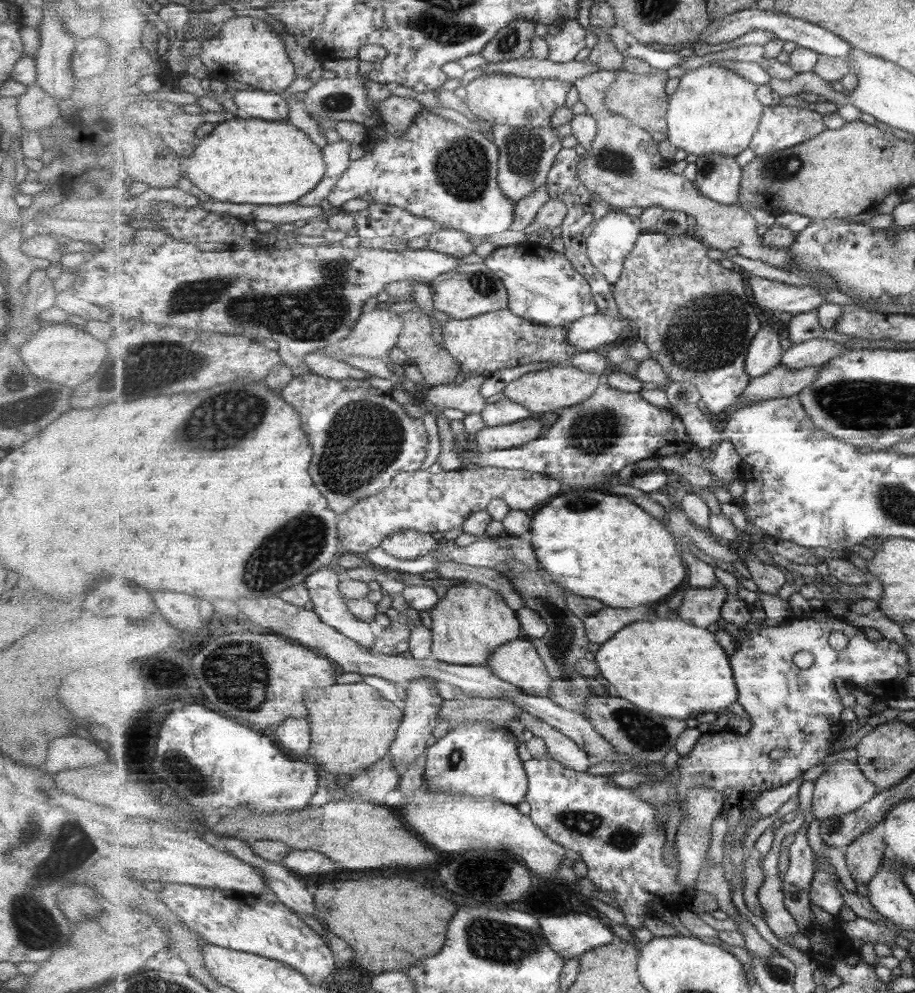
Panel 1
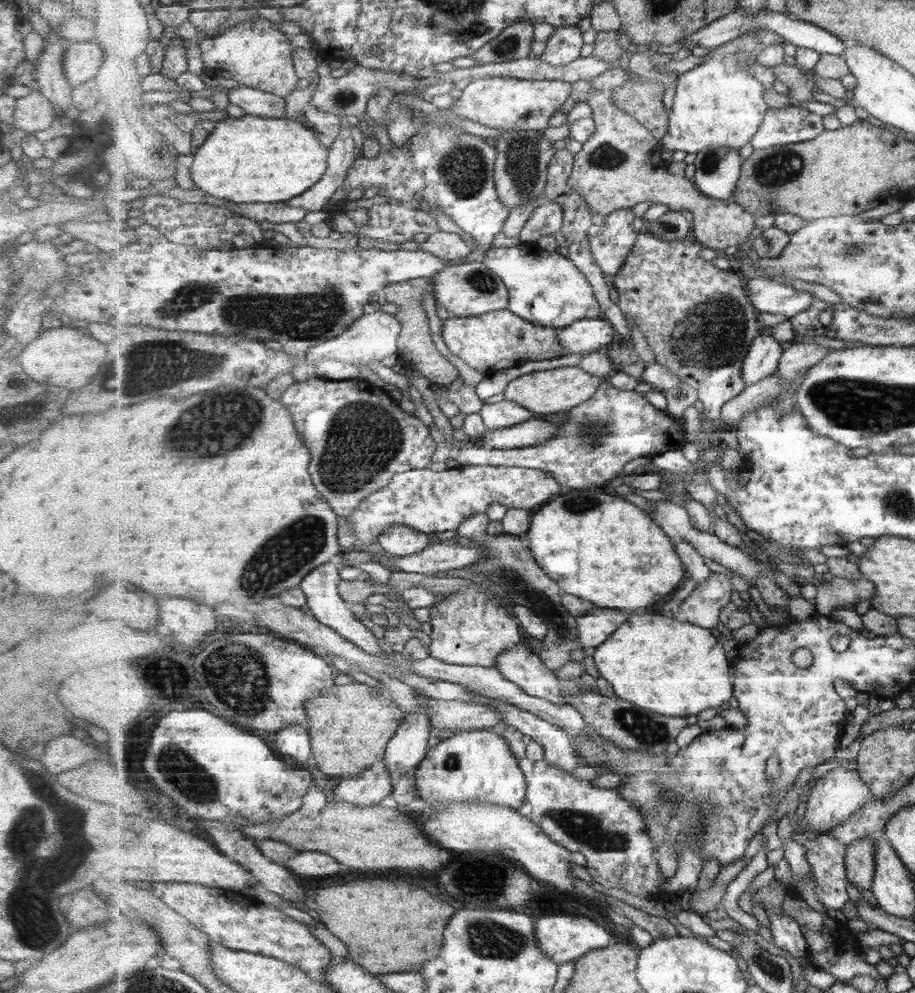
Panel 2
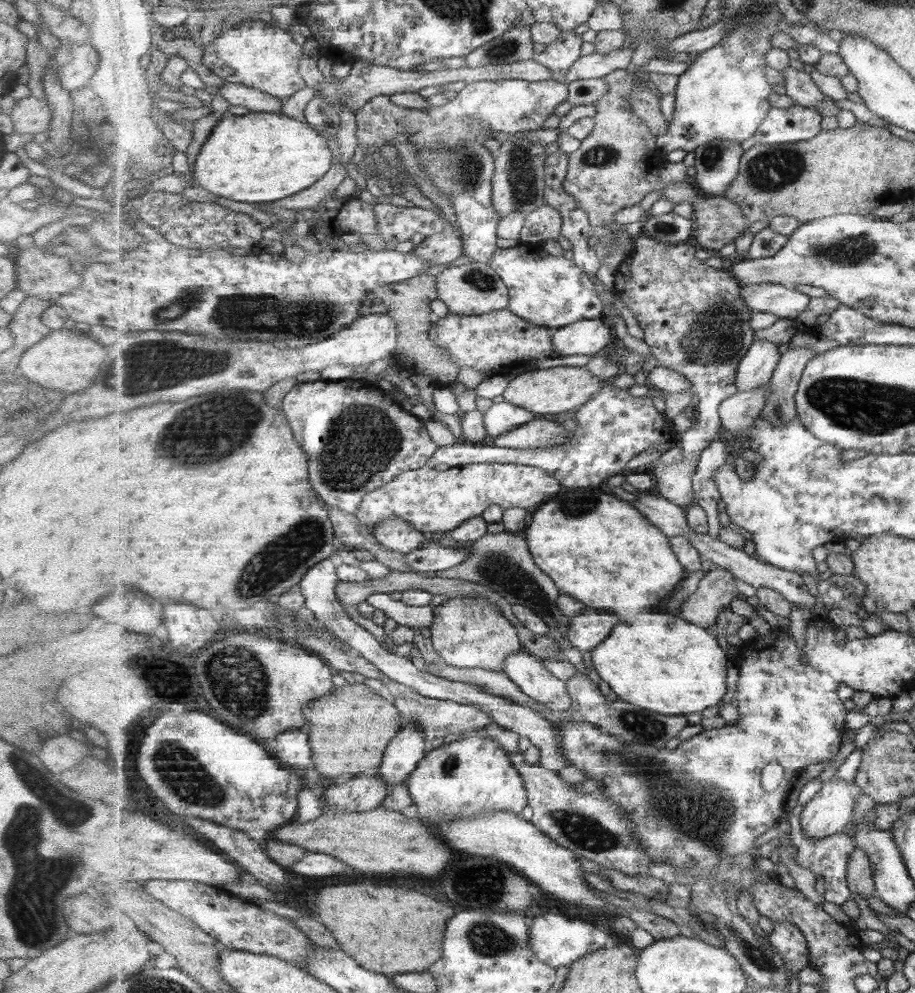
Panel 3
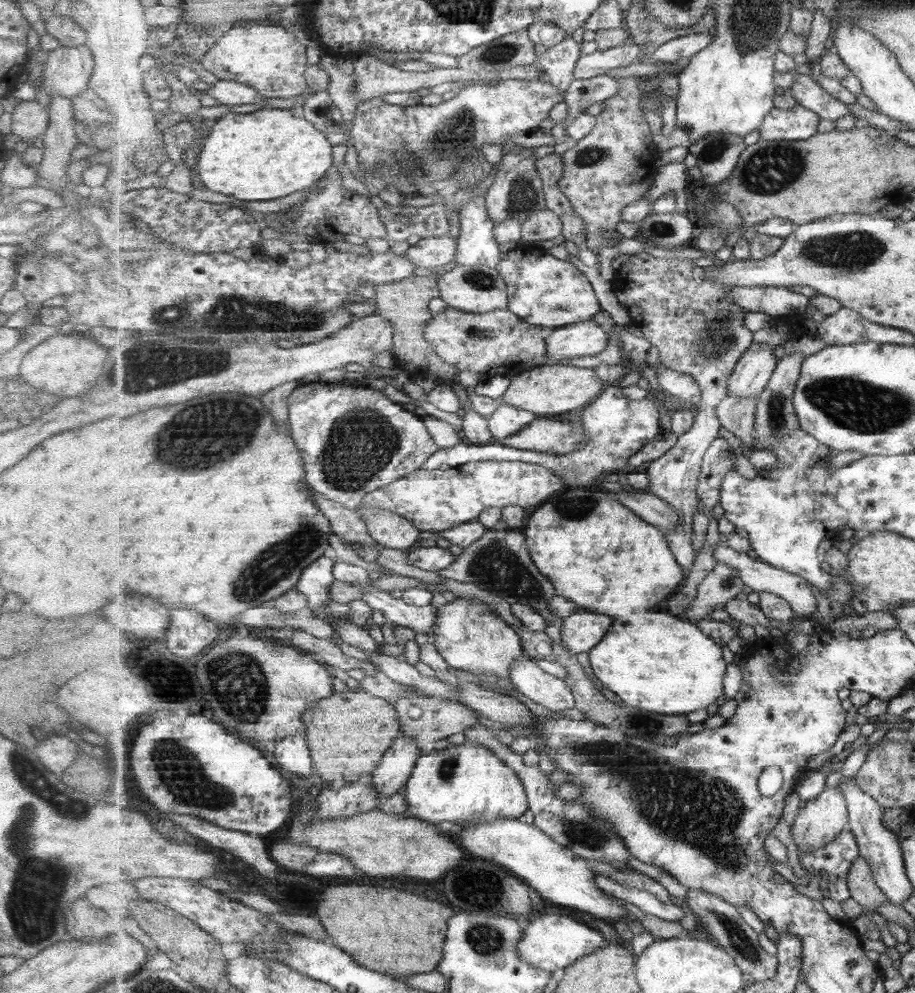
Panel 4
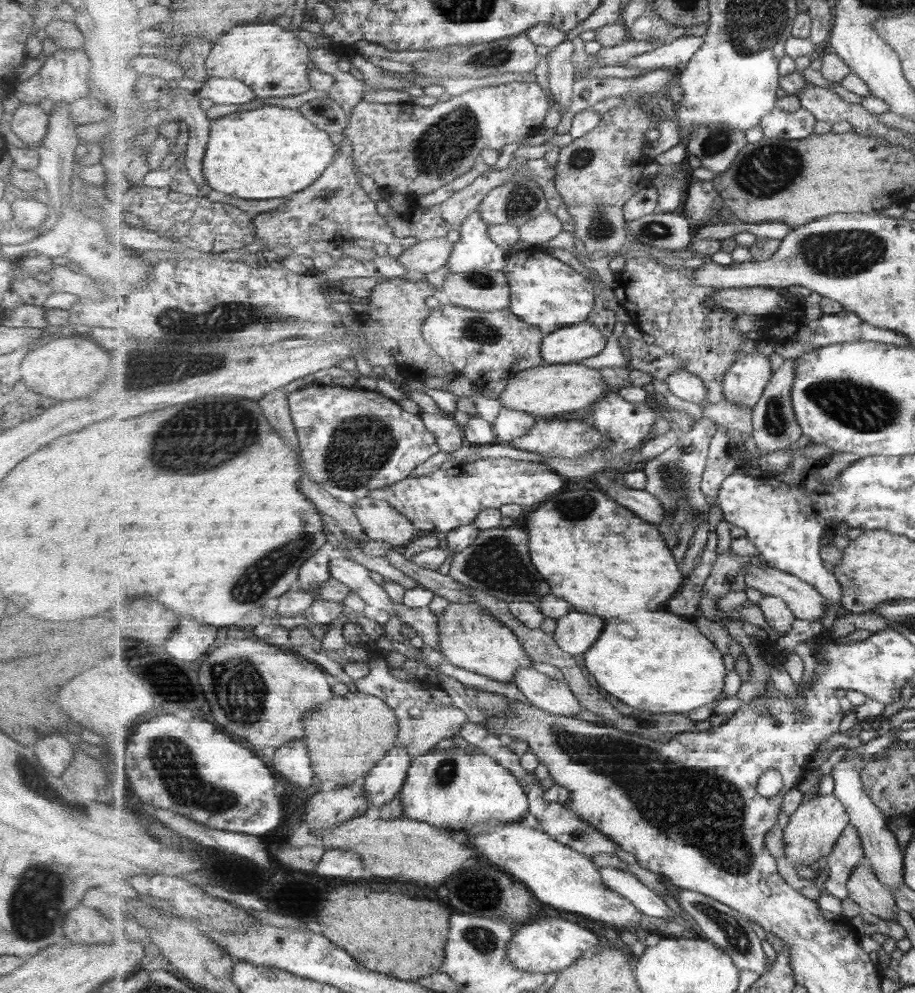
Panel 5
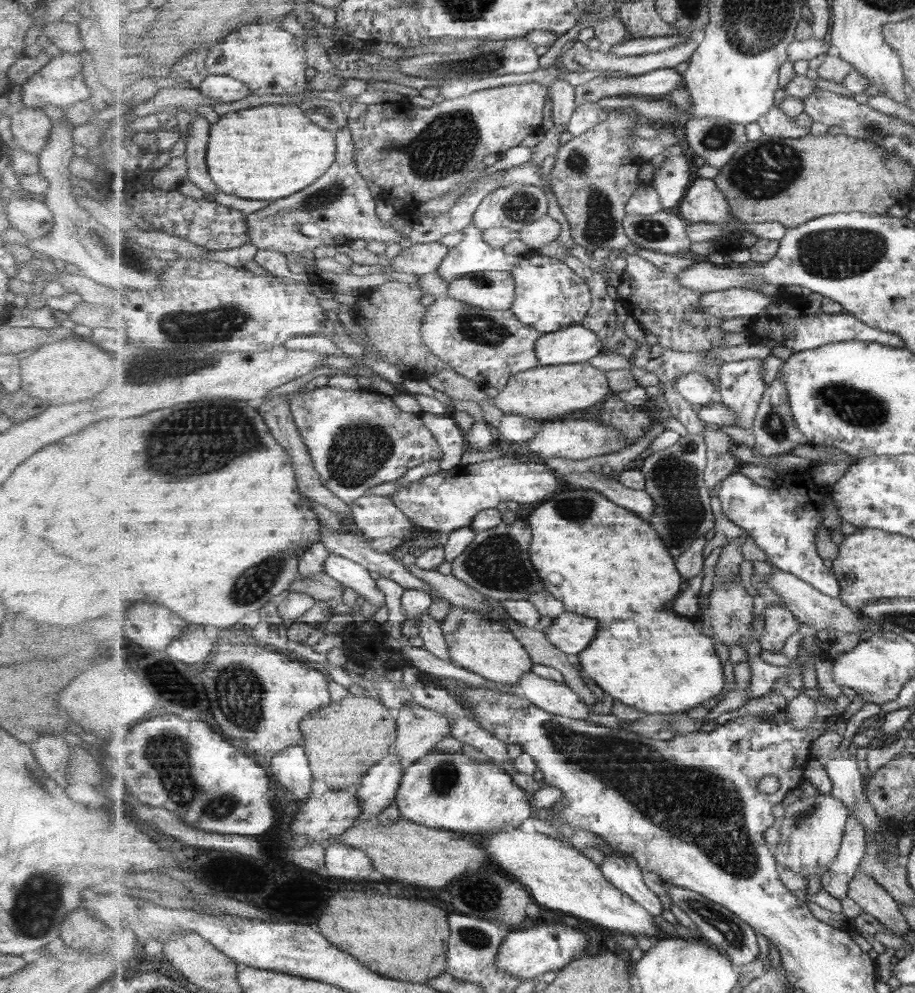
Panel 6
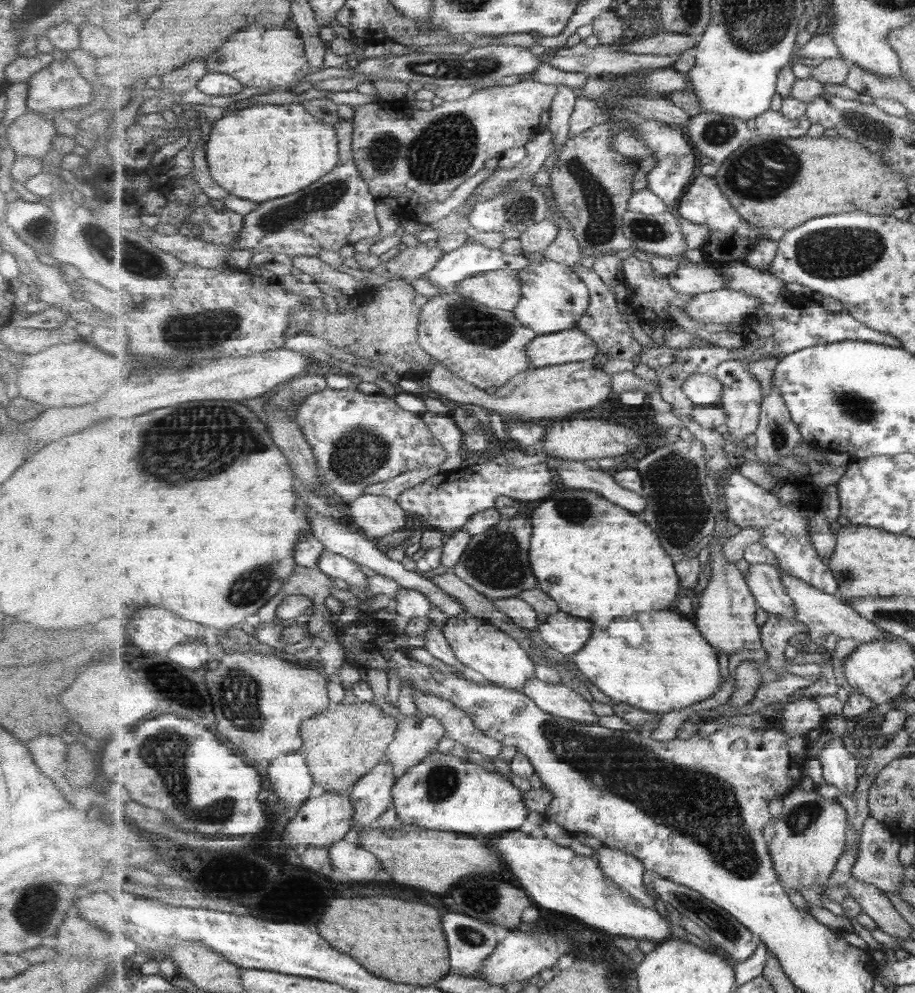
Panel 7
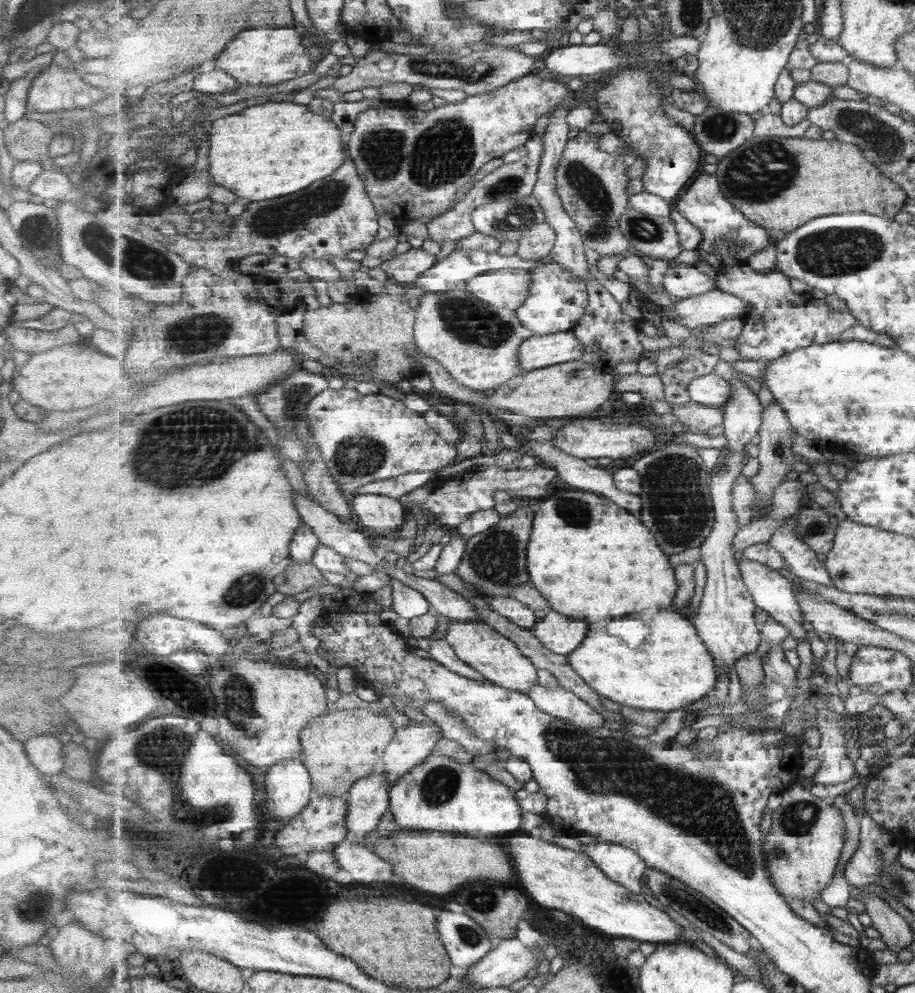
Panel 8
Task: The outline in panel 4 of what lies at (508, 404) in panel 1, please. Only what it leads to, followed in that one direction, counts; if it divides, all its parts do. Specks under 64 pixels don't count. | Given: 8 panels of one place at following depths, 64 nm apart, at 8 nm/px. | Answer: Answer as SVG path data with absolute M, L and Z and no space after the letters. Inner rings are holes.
M500 401L498 405L488 418L489 429L496 442L503 442L513 434L518 434L538 418L533 412Z

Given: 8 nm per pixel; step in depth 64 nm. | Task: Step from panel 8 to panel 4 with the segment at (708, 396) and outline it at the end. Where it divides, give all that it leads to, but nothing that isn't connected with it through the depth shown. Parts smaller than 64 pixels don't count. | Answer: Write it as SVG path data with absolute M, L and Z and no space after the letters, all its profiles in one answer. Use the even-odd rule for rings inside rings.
M665 367L656 374L656 378L663 391L682 400L691 409L695 409L702 400L699 382L689 374Z

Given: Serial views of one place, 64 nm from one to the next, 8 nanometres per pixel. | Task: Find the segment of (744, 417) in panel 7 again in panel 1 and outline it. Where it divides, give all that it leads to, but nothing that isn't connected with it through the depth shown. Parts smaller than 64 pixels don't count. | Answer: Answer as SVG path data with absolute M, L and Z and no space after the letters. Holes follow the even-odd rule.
M766 313L767 319L763 320L763 326L748 350L746 369L751 379L766 375L782 364L786 350L783 350L783 344L779 342L781 325L769 318L772 315L777 316L777 313Z

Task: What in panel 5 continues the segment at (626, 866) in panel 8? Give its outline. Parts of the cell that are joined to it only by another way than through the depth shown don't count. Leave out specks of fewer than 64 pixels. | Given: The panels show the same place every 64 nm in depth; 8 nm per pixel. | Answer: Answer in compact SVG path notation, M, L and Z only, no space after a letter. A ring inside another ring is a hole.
M602 868L600 872L603 884L631 900L641 913L666 920L676 918L675 912L665 904L665 900L651 888L647 888L635 874L617 868Z

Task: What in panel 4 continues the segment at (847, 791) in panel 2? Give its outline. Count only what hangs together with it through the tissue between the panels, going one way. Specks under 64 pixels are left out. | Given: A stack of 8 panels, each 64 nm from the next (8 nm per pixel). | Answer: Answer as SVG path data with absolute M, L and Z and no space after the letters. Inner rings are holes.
M841 787L824 789L817 797L809 800L800 808L795 824L790 828L791 838L797 846L797 852L813 851L835 839L841 832L850 830L849 805Z

